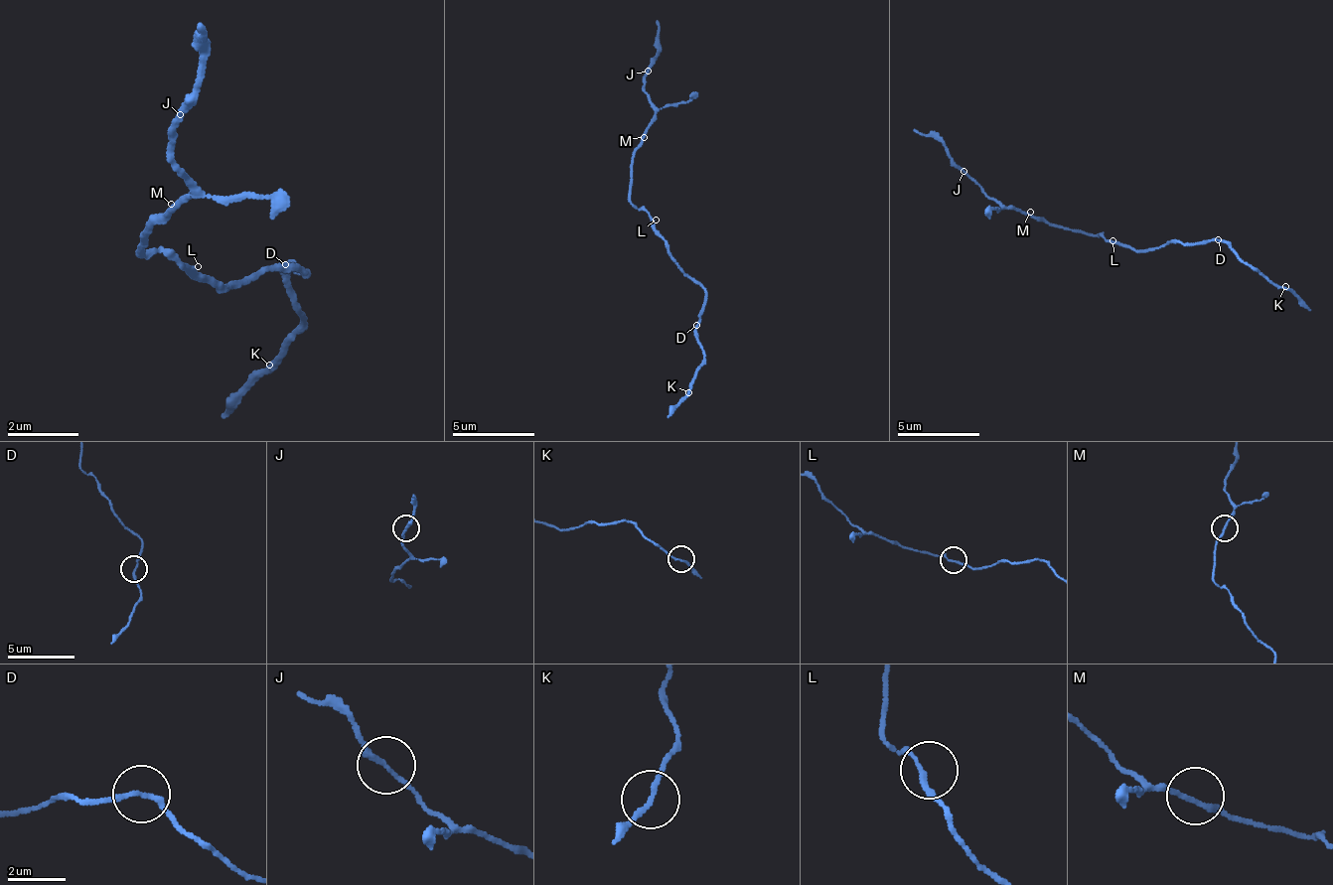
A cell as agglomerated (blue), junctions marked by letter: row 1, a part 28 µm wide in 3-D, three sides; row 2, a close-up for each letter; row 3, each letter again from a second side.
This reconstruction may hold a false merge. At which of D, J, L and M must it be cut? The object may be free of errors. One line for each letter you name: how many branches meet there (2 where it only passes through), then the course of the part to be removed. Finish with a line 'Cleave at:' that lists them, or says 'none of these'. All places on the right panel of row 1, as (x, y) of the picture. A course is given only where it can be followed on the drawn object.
D: 2 branches meet; foreign part runs (1219, 240), (1289, 290), (1309, 311)
Cleave at: D

